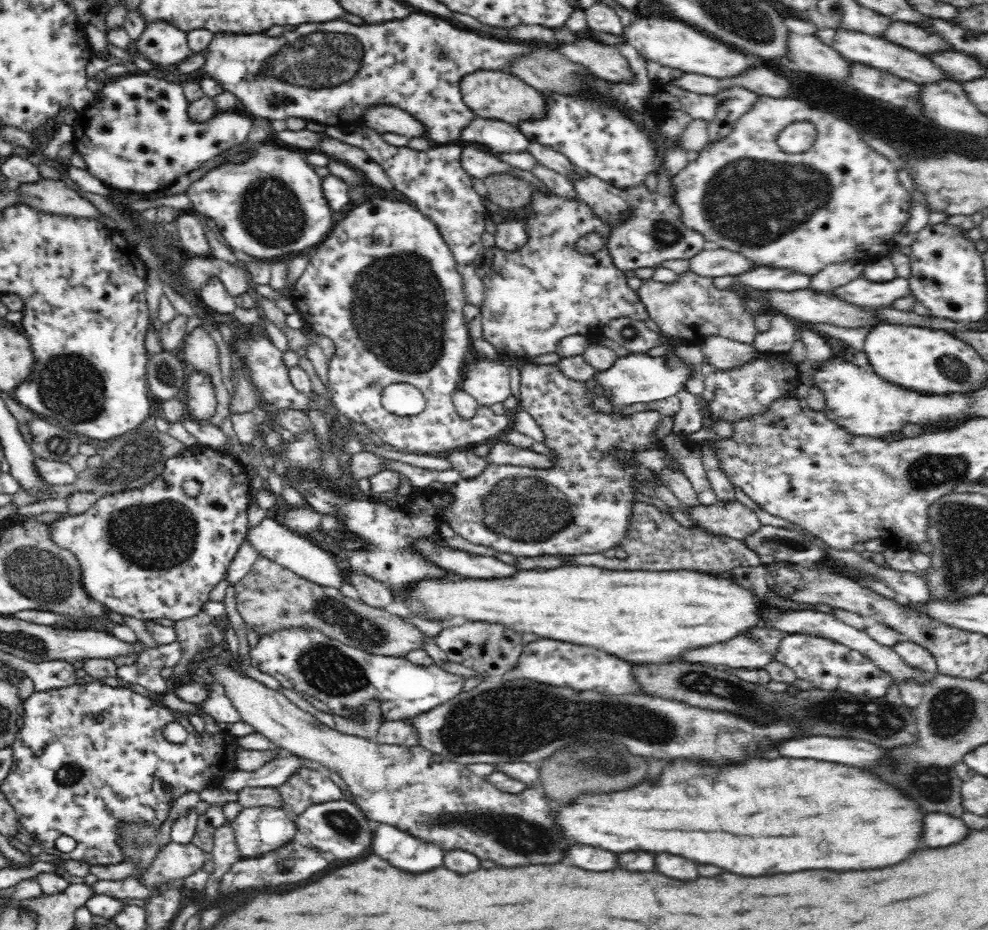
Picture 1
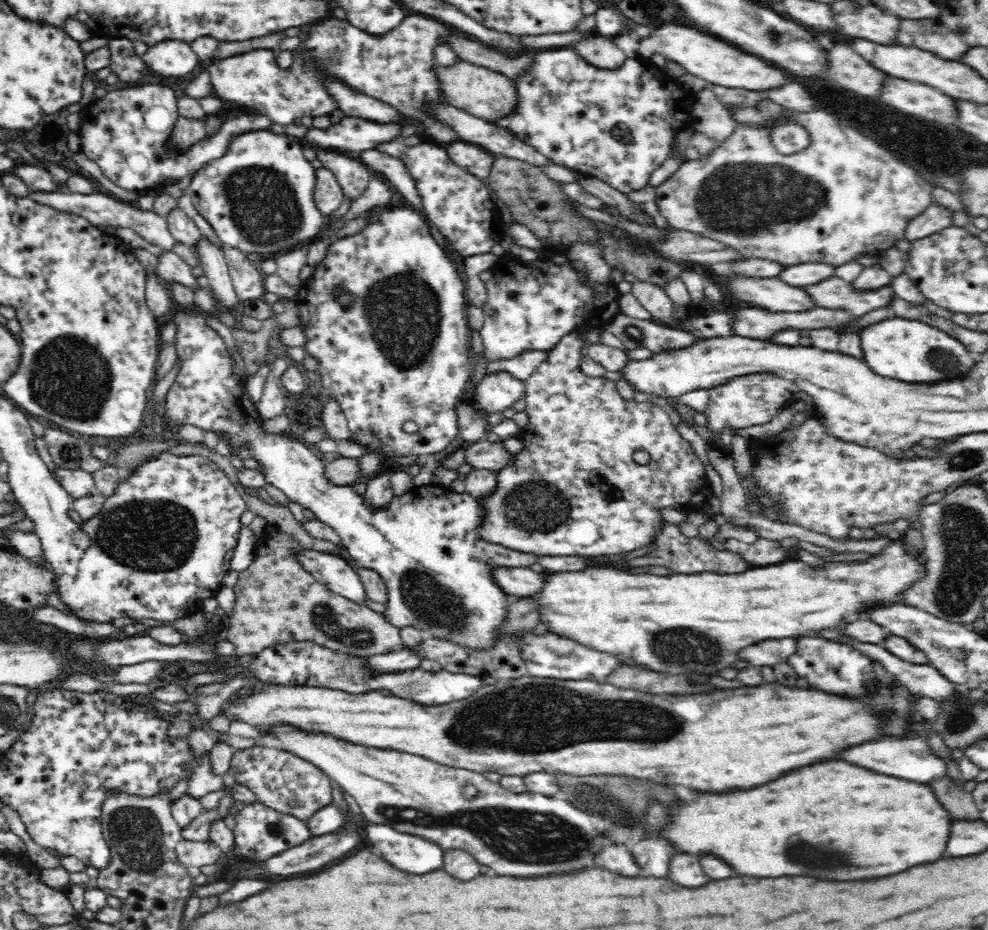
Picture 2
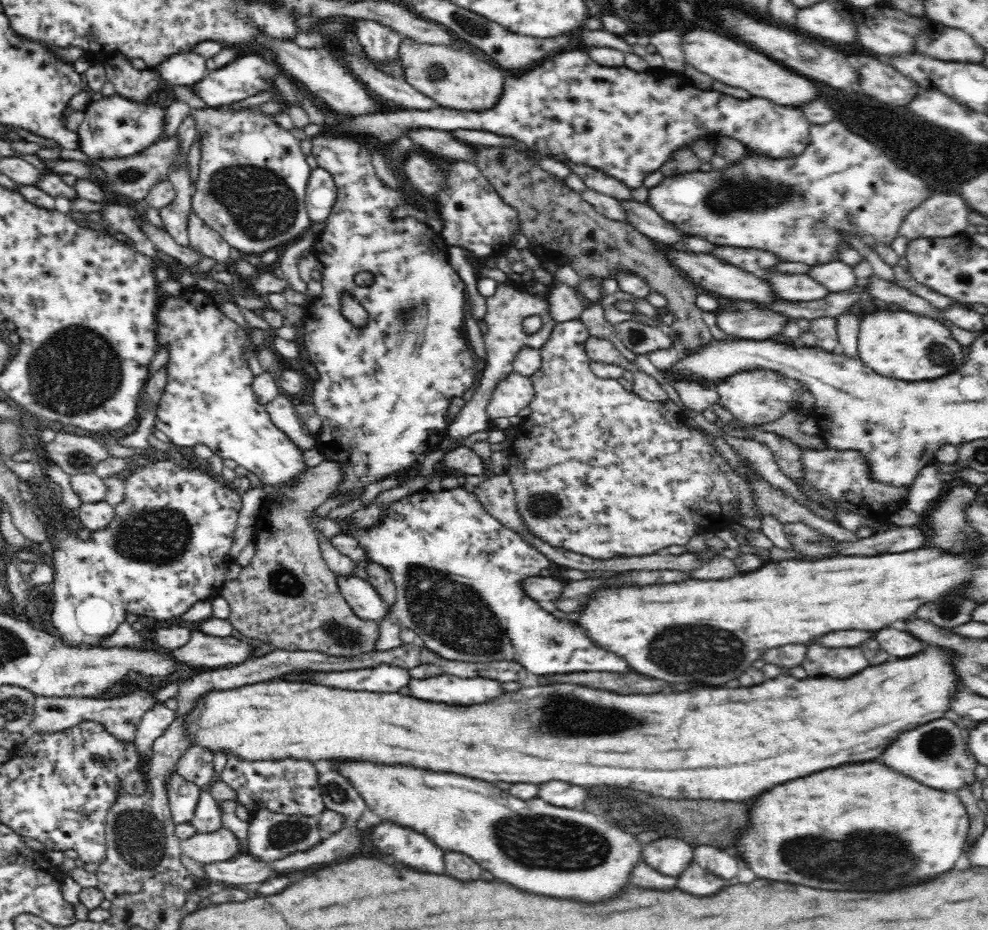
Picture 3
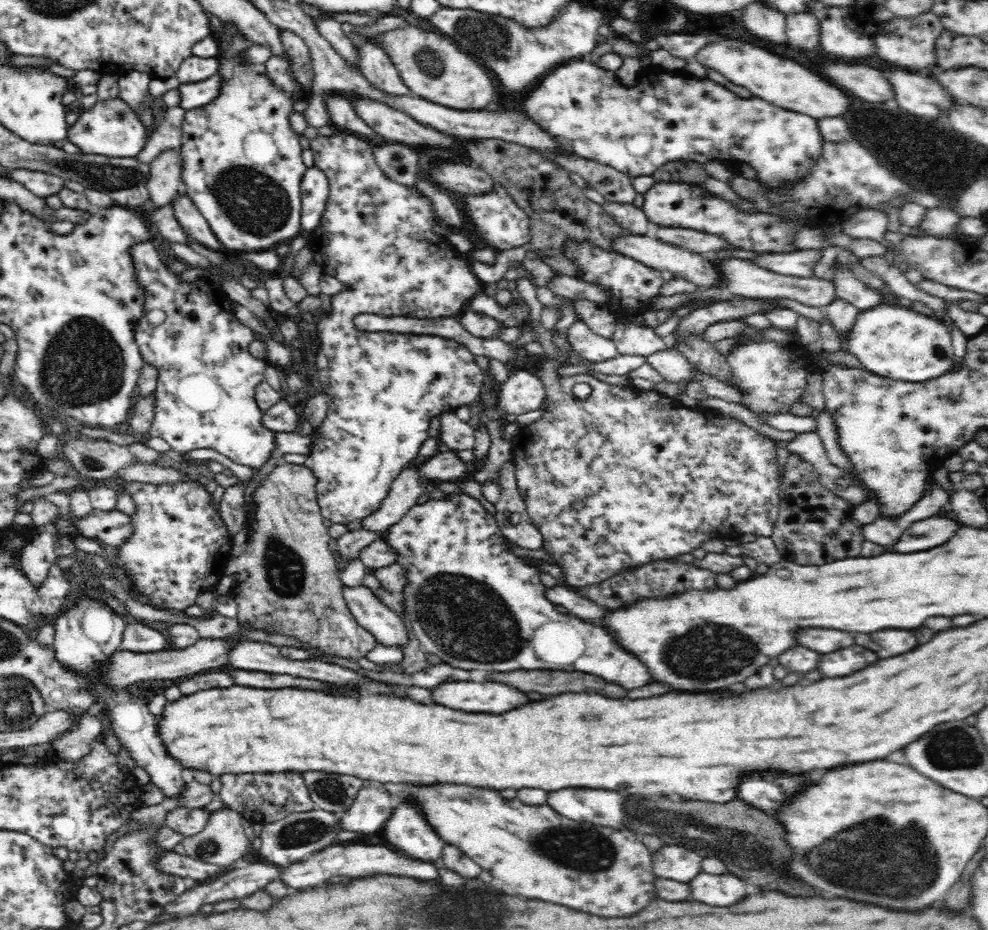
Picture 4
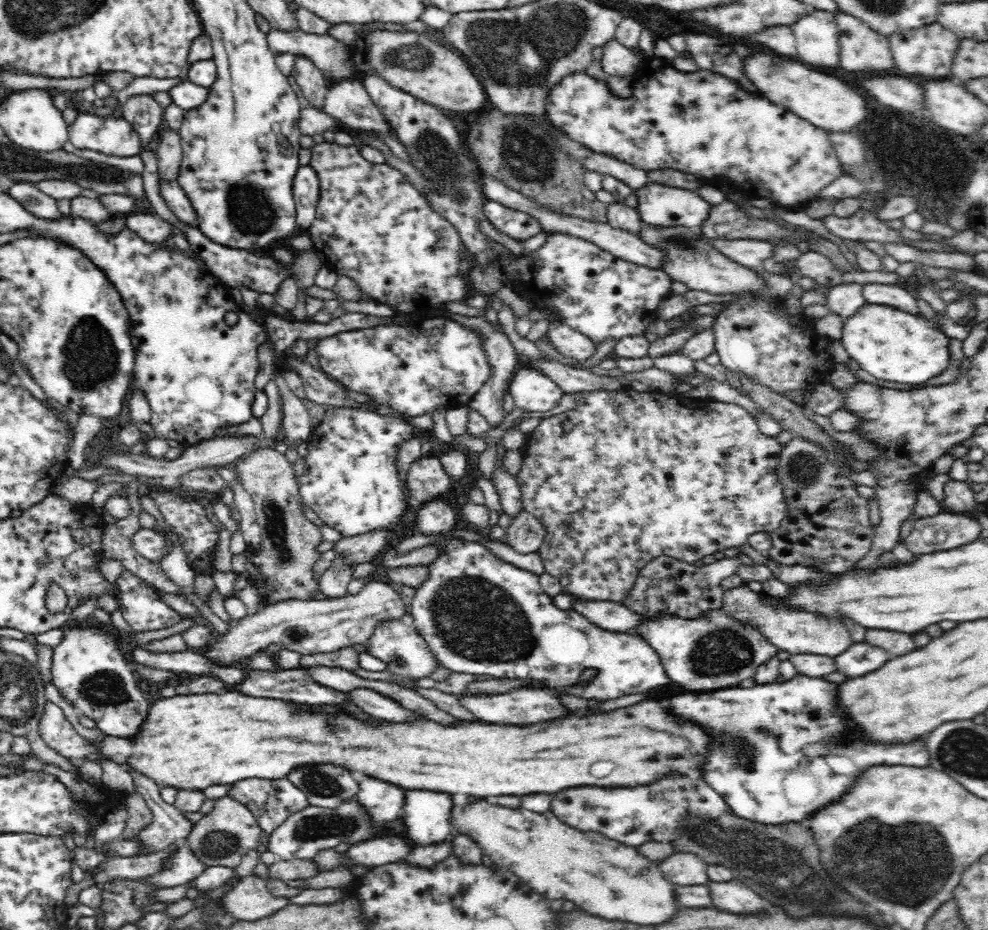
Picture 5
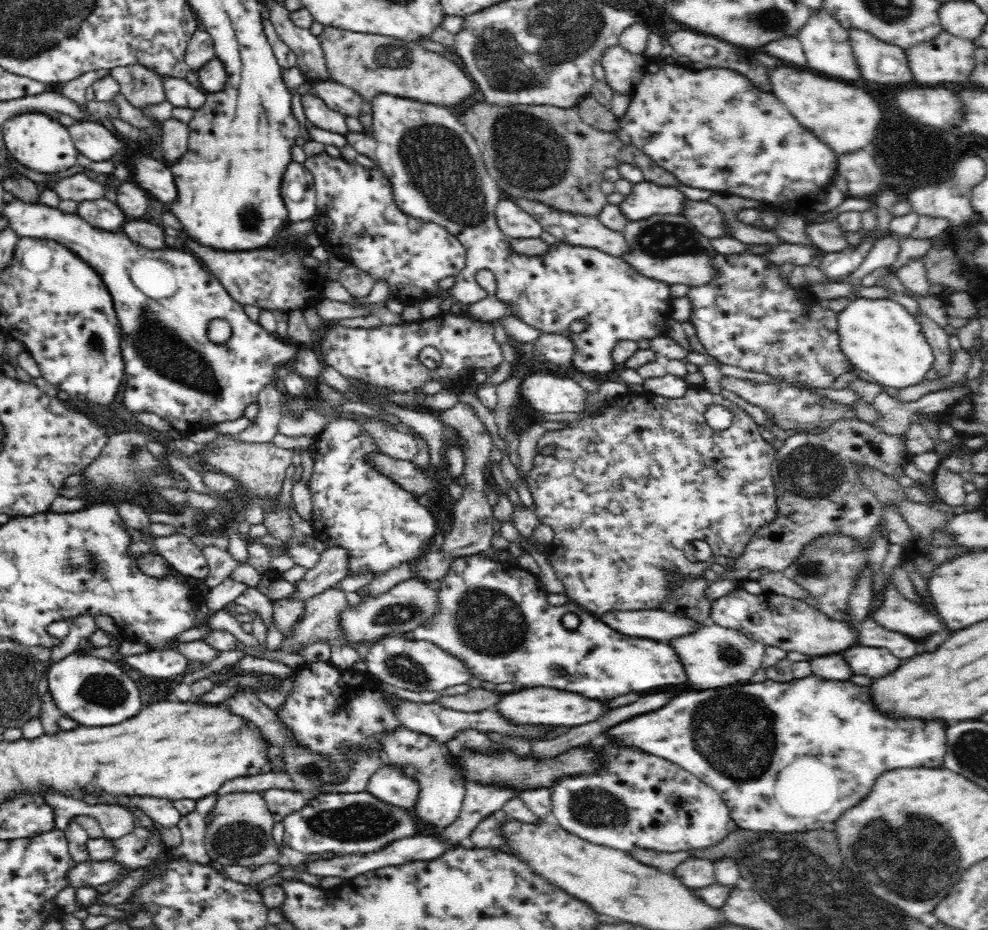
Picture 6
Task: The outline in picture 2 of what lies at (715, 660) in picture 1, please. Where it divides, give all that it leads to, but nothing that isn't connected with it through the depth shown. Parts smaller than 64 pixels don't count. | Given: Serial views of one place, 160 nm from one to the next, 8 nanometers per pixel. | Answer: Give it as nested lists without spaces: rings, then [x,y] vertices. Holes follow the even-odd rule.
[[[784,638],[784,640],[766,640],[754,646],[748,646],[738,652],[742,660],[749,661],[749,664],[756,666],[774,666],[780,662],[787,662],[788,654],[796,650],[796,640],[794,638]]]

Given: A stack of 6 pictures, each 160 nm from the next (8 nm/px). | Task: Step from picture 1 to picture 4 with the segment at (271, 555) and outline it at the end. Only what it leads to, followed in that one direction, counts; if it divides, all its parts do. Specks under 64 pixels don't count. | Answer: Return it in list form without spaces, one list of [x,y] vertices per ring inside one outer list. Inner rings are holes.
[[[364,585],[344,587],[343,596],[353,617],[360,626],[374,635],[377,644],[400,647],[403,650],[410,642],[408,629],[402,623],[401,615],[384,605],[372,589]]]

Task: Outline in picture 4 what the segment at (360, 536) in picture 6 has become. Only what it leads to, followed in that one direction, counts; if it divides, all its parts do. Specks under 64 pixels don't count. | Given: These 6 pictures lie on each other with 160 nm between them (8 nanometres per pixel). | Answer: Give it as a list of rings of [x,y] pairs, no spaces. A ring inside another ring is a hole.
[[[338,133],[336,136],[318,136],[309,139],[310,149],[313,152],[314,166],[324,171],[328,179],[328,198],[322,218],[318,220],[318,226],[310,233],[308,247],[312,250],[314,262],[321,267],[323,275],[334,276],[343,284],[340,291],[332,301],[332,312],[324,313],[324,320],[317,324],[317,336],[320,338],[320,345],[316,354],[315,364],[318,369],[318,380],[322,392],[333,396],[329,404],[326,417],[316,427],[314,442],[311,442],[309,454],[306,455],[304,465],[314,473],[316,477],[316,501],[320,507],[324,519],[332,521],[333,524],[348,524],[354,521],[363,521],[376,514],[378,509],[385,501],[386,495],[390,490],[395,478],[404,470],[416,456],[422,446],[422,442],[428,438],[428,428],[431,419],[440,414],[452,413],[459,406],[472,404],[479,397],[482,385],[484,385],[485,370],[476,363],[476,354],[472,354],[470,349],[457,340],[444,338],[436,334],[412,334],[412,333],[393,333],[393,332],[364,332],[358,330],[354,325],[354,318],[360,314],[380,314],[384,316],[404,316],[410,318],[448,318],[455,317],[464,313],[467,304],[472,301],[474,296],[482,292],[485,285],[474,275],[471,270],[470,262],[466,255],[460,254],[451,248],[451,242],[434,231],[436,225],[442,221],[436,216],[432,201],[423,195],[415,186],[404,186],[395,180],[388,178],[382,169],[376,164],[372,150],[372,144],[361,137],[349,135],[348,133]]]

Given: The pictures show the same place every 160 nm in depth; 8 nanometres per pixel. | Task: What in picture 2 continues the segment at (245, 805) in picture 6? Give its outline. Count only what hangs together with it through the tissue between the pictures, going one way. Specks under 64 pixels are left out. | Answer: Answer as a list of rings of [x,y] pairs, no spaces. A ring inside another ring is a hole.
[[[182,839],[176,848],[178,860],[186,867],[215,864],[223,856],[222,849],[210,839],[189,841]]]

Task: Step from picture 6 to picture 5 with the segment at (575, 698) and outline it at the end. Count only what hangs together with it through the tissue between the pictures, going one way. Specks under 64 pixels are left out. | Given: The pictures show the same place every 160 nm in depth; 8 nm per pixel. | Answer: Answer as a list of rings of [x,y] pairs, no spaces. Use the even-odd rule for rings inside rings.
[[[516,688],[508,694],[496,694],[496,696],[463,695],[461,702],[480,720],[492,722],[492,724],[512,724],[512,726],[528,726],[536,722],[548,722],[554,718],[568,716],[566,706],[562,706],[560,698],[550,696],[546,690],[534,690],[534,688]]]

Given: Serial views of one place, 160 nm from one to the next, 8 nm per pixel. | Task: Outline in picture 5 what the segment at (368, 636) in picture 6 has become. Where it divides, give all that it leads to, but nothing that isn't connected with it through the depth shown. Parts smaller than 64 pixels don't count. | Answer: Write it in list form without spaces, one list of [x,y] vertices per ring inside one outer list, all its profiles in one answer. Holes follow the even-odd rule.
[[[372,581],[366,582],[358,594],[346,595],[337,599],[324,600],[278,600],[263,606],[261,611],[255,615],[246,615],[244,618],[230,627],[224,636],[218,636],[210,646],[202,648],[199,652],[206,658],[218,665],[235,665],[244,656],[251,656],[265,649],[268,645],[278,644],[282,649],[298,652],[300,655],[318,654],[320,652],[336,652],[343,648],[353,647],[357,644],[366,644],[372,636],[374,629],[384,621],[410,622],[411,604],[404,601],[404,595],[400,590],[395,590],[390,582]]]

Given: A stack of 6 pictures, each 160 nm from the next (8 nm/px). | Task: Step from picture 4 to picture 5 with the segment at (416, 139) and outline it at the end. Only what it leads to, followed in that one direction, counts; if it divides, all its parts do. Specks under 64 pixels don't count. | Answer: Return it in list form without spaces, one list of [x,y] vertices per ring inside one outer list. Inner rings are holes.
[[[346,79],[330,86],[323,111],[357,131],[391,133],[388,121],[374,105],[360,80]]]

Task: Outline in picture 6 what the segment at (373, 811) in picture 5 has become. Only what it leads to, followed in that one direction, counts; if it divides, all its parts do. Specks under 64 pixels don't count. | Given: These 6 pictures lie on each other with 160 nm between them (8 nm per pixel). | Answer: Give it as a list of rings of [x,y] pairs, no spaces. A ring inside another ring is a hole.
[[[389,764],[375,771],[366,791],[388,804],[413,809],[419,797],[420,784],[400,767]]]

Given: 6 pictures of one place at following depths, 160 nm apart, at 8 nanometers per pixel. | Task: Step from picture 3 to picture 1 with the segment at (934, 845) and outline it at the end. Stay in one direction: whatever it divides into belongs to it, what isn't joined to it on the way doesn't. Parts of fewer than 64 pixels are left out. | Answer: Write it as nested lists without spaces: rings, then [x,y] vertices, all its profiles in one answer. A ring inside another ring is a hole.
[[[754,758],[742,766],[722,770],[692,762],[666,764],[662,780],[656,786],[644,782],[624,792],[580,796],[574,806],[560,806],[556,820],[564,836],[588,846],[610,852],[670,852],[744,876],[822,868],[864,870],[864,866],[872,870],[872,866],[892,866],[892,862],[900,862],[908,850],[928,848],[922,844],[924,812],[920,806],[912,806],[898,788],[880,782],[880,778],[860,768],[800,758]]]

